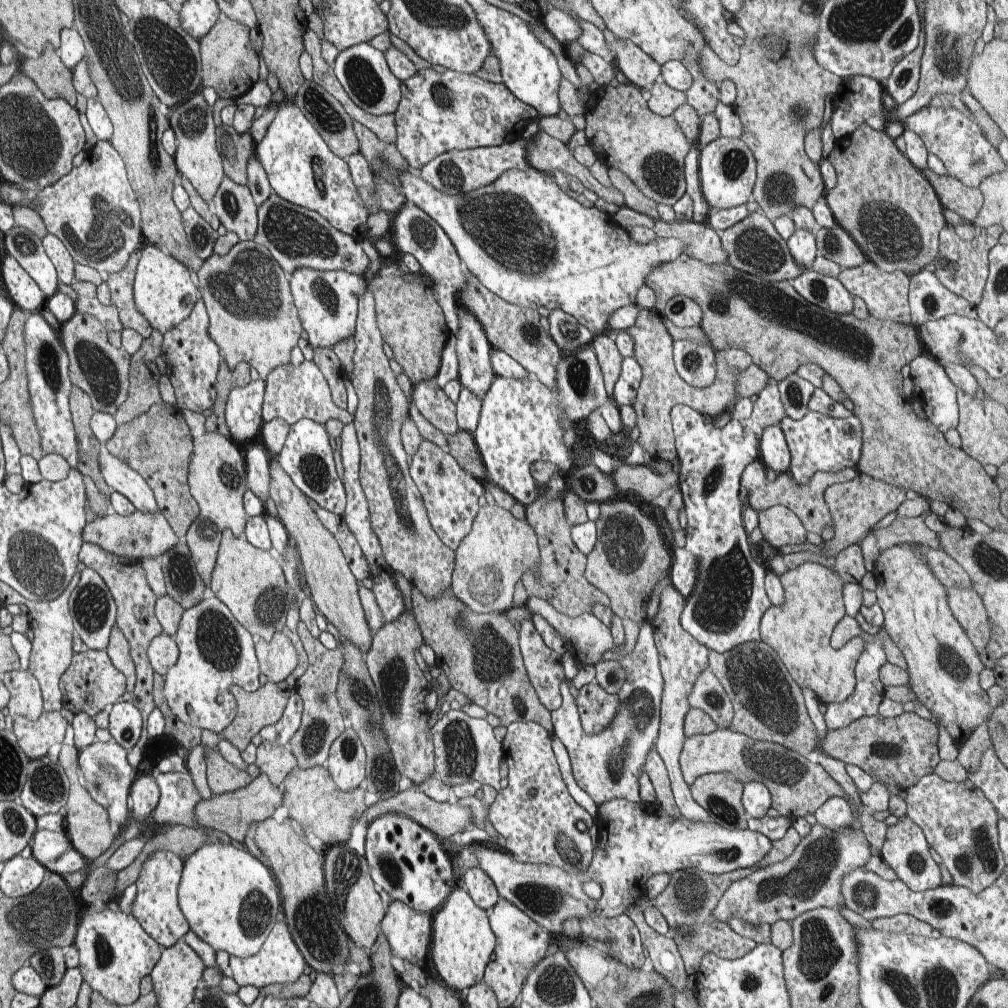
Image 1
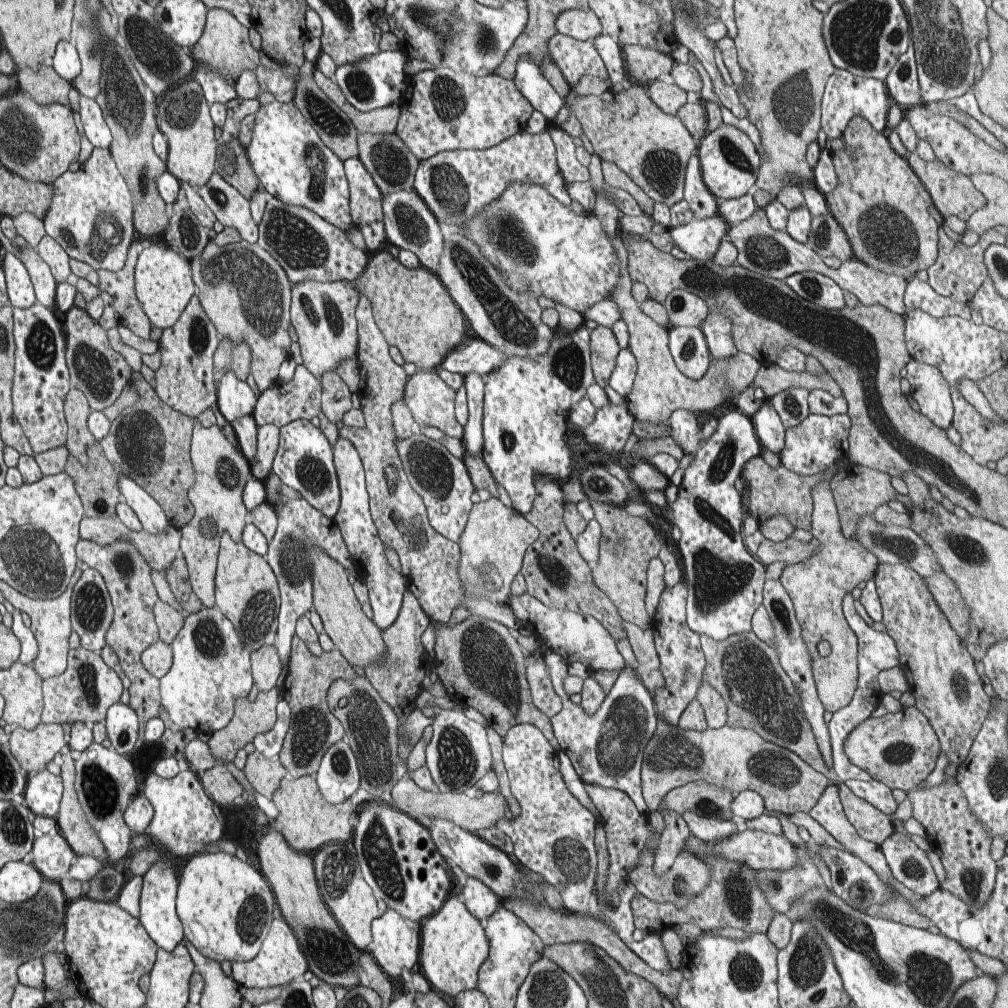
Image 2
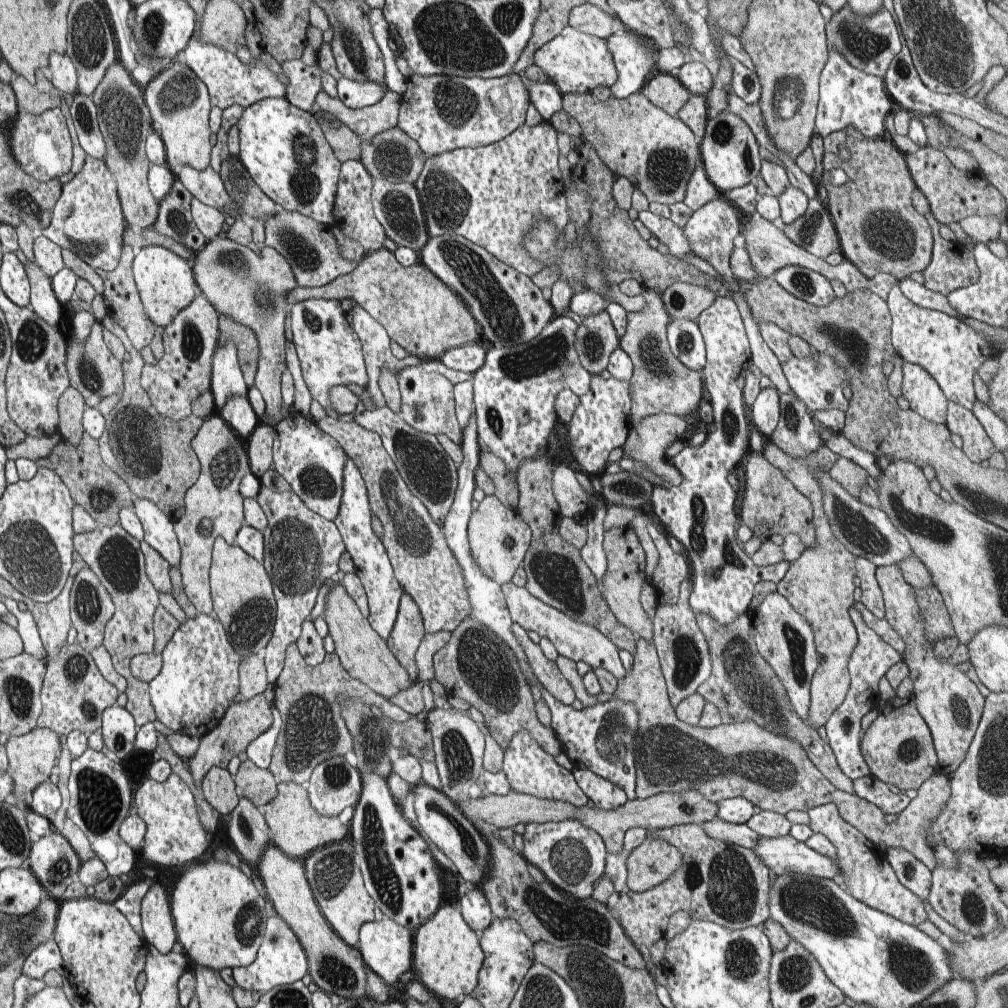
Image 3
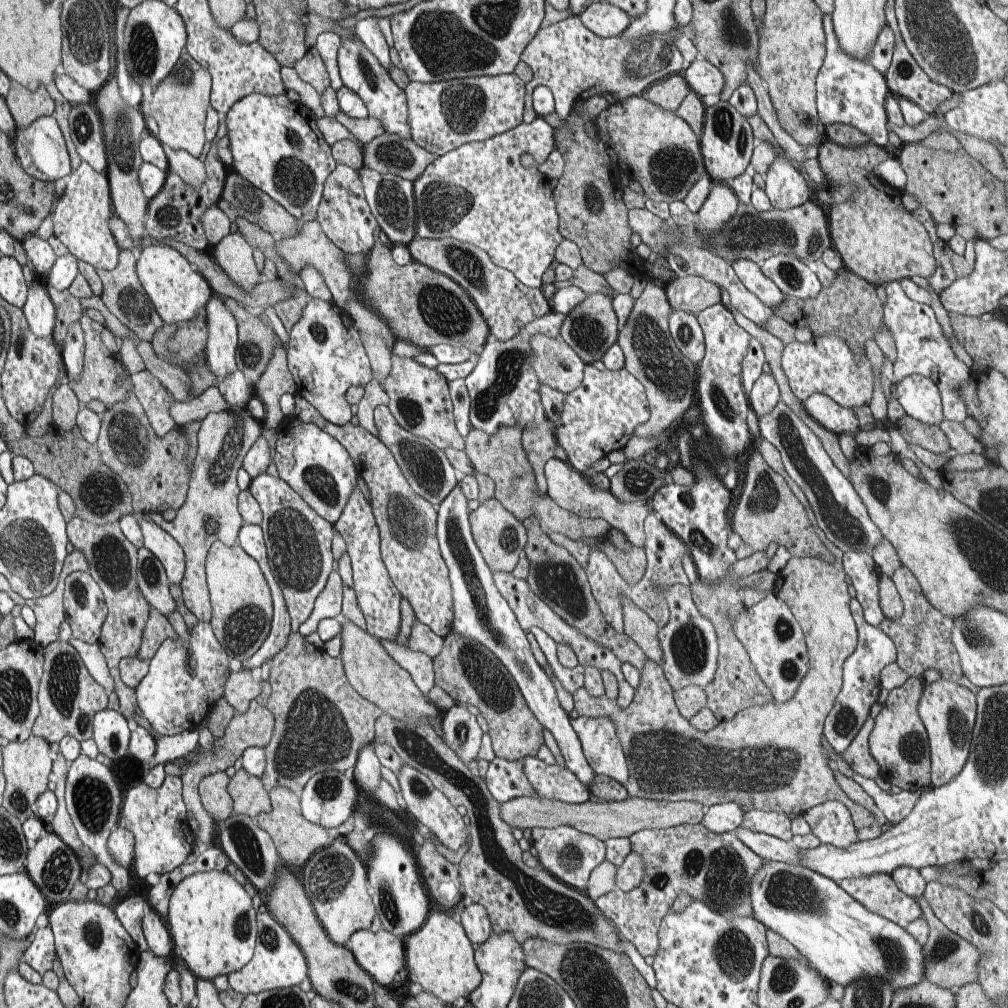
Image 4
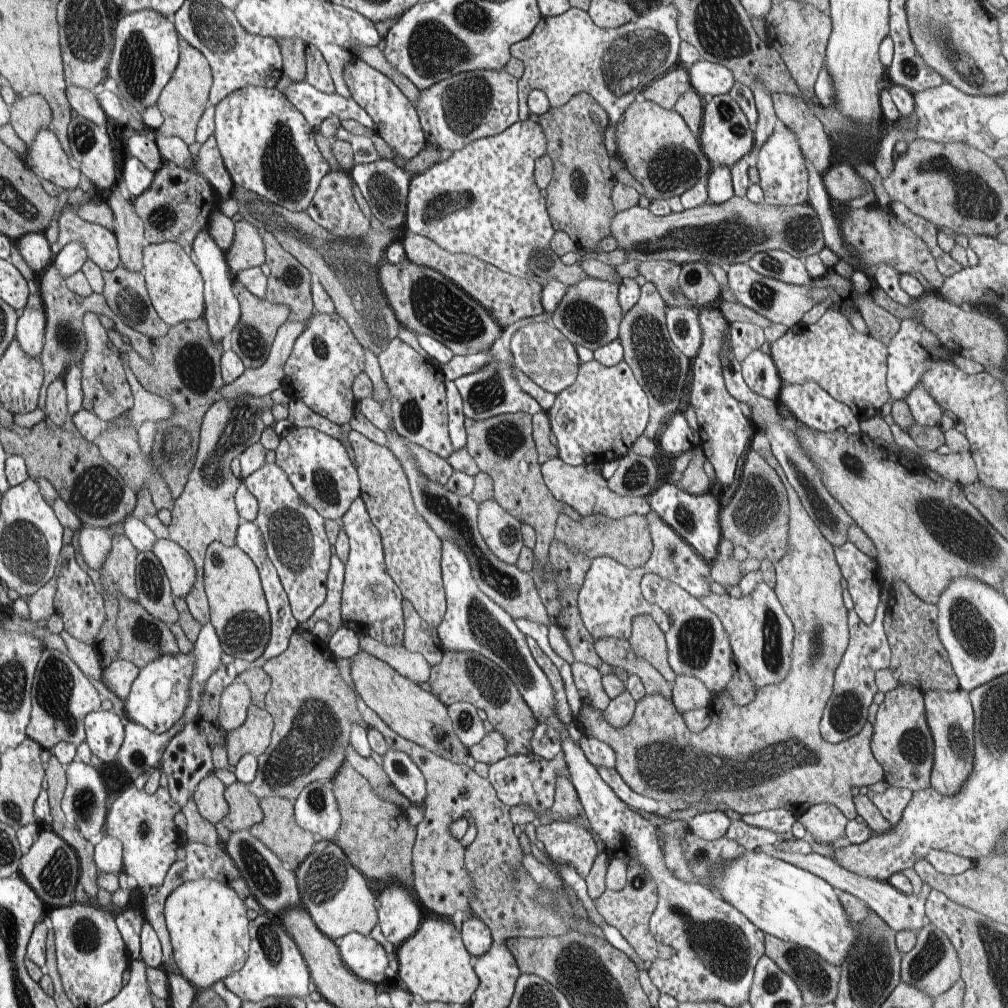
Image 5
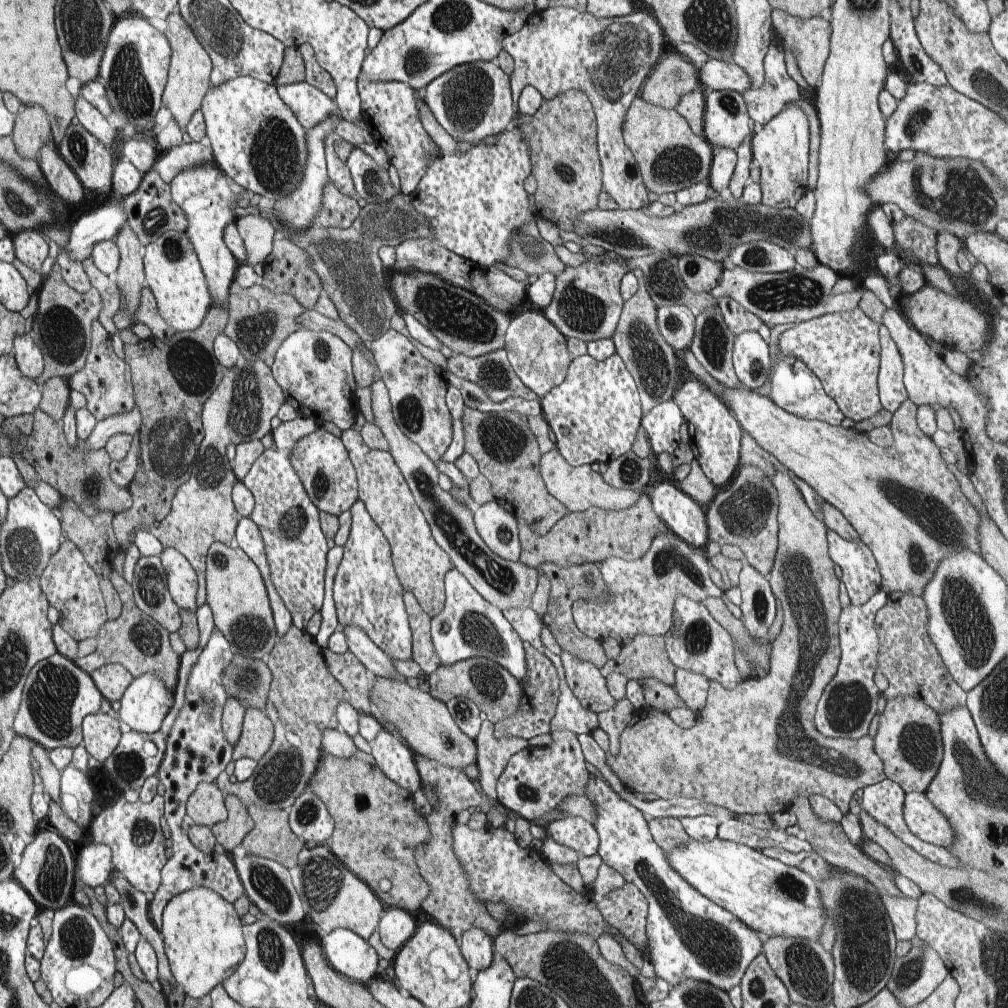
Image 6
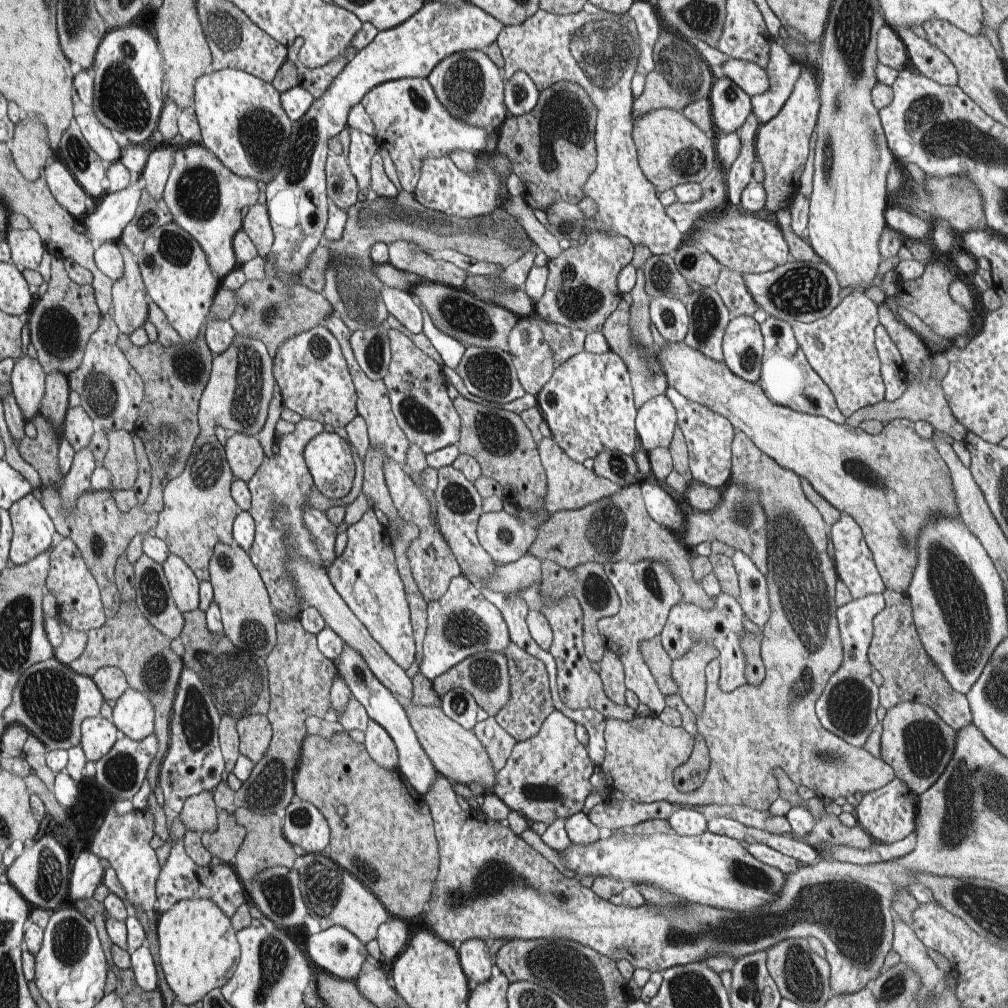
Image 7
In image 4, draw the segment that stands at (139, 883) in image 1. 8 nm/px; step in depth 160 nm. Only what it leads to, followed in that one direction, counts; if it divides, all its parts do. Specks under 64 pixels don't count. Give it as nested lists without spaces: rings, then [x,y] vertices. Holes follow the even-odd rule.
[[[150,908],[142,921],[142,928],[149,949],[156,956],[165,959],[174,956],[174,942],[171,934],[166,930],[164,920],[158,916],[158,911]]]

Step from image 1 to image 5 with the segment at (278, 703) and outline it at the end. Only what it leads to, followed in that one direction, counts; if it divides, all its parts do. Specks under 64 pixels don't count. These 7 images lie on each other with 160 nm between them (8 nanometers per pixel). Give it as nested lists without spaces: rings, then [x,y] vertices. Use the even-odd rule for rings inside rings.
[[[251,704],[245,721],[227,732],[227,758],[229,766],[236,766],[245,754],[259,757],[270,744],[273,718],[264,708]],[[193,796],[183,806],[183,813],[187,820],[185,833],[187,834],[188,844],[208,845],[211,847],[220,845],[216,827],[199,813]]]

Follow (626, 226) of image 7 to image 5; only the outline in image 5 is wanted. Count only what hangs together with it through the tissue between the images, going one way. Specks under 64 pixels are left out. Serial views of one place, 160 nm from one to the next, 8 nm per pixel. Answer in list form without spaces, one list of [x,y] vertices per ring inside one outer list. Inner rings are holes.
[[[660,3],[650,7],[648,12],[637,14],[636,19],[617,29],[603,29],[596,26],[590,15],[579,8],[572,7],[564,14],[553,17],[542,17],[534,28],[534,32],[523,41],[514,43],[511,55],[524,63],[525,71],[518,80],[518,119],[525,121],[529,118],[527,98],[534,89],[543,90],[548,97],[551,107],[559,109],[578,93],[590,93],[596,102],[608,113],[609,126],[604,136],[605,147],[609,156],[620,160],[617,154],[615,124],[620,120],[624,111],[636,98],[641,98],[643,90],[654,79],[665,75],[679,64],[679,44],[682,41],[677,23],[678,9],[672,3]]]

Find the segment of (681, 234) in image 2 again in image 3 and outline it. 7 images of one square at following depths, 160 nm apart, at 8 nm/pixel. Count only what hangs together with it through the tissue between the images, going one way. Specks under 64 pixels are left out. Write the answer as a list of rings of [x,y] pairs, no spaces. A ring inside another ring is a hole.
[[[719,196],[694,211],[683,228],[686,240],[690,244],[690,250],[694,250],[696,256],[700,256],[702,260],[706,260],[708,264],[711,264],[714,270],[730,286],[734,286],[737,280],[730,266],[730,256],[732,256],[732,251],[735,249],[733,242],[734,238],[742,233],[744,221],[745,218],[737,207],[732,202]]]

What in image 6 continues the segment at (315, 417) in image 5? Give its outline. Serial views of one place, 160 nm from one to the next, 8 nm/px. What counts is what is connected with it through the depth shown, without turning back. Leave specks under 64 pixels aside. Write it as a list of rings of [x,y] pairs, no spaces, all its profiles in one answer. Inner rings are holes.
[[[300,414],[291,421],[281,422],[276,429],[271,431],[276,448],[265,450],[242,481],[255,498],[255,505],[249,518],[260,529],[274,586],[290,611],[293,625],[300,630],[308,631],[313,637],[318,634],[321,625],[320,612],[325,597],[325,570],[329,548],[326,543],[326,535],[321,529],[319,510],[306,494],[289,456],[298,439],[308,436],[317,427],[315,421],[308,417],[302,417]]]

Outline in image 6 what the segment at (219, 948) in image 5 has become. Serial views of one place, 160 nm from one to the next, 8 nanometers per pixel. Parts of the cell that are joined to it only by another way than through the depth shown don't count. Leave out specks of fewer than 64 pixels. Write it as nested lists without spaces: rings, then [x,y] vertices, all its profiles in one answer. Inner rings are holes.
[[[198,887],[174,896],[163,910],[162,936],[165,953],[176,979],[185,990],[186,996],[199,999],[205,997],[216,986],[237,971],[245,959],[246,943],[243,937],[243,926],[235,906],[220,896],[215,890]]]

